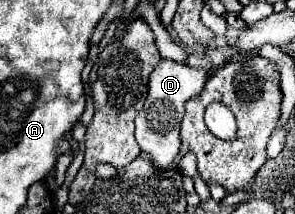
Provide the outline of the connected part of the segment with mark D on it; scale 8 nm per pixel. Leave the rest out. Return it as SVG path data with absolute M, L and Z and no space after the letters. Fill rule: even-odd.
M163 59L155 67L155 71L149 75L149 93L147 93L143 109L135 117L135 139L141 151L149 155L149 159L159 169L167 169L173 163L175 155L179 153L179 145L181 145L179 125L183 121L185 103L203 91L203 85L207 83L207 79L209 79L207 69L187 67L171 59Z

